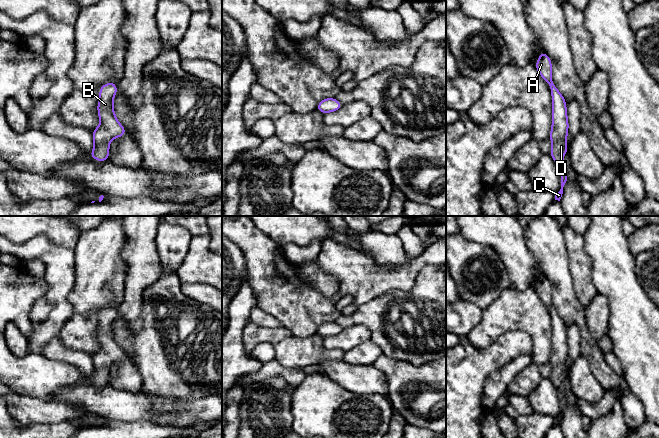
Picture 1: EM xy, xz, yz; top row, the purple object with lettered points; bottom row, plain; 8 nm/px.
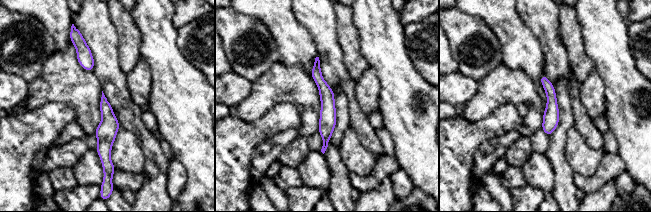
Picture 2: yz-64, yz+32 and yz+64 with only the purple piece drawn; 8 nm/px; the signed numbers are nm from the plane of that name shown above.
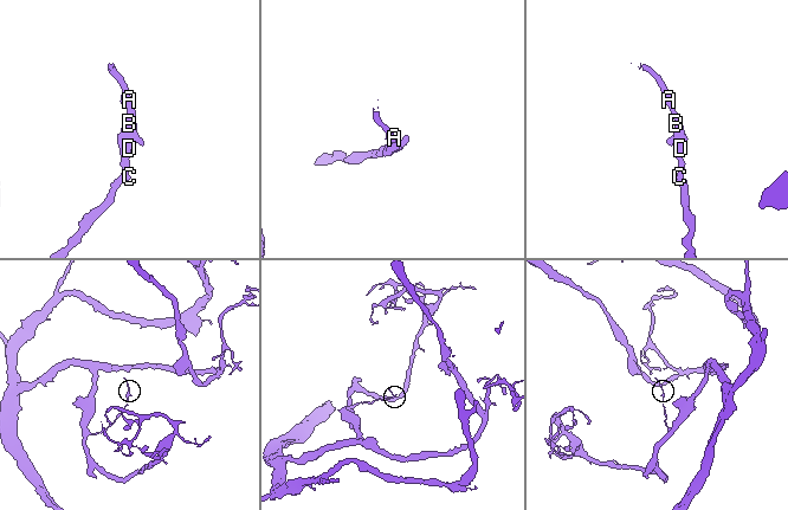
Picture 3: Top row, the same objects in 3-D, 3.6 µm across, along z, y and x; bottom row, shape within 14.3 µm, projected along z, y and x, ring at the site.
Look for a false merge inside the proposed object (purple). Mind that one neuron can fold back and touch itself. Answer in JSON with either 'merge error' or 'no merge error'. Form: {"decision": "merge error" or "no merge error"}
{"decision": "no merge error"}

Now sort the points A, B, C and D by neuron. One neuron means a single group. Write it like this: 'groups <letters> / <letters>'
groups A B C D

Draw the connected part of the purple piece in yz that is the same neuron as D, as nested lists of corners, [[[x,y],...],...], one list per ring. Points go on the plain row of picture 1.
[[[545,275],[540,277],[540,280],[535,288],[535,291],[542,302],[549,308],[552,318],[552,352],[550,356],[550,364],[552,373],[550,380],[558,389],[558,395],[561,400],[561,413],[555,418],[555,424],[560,425],[563,418],[563,411],[567,405],[566,392],[563,387],[563,380],[568,376],[567,358],[568,358],[568,342],[566,325],[562,318],[552,305],[552,287]]]

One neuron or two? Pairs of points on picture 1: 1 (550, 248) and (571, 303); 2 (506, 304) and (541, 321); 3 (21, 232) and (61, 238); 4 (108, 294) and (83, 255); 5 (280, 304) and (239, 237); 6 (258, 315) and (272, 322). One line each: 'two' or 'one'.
1: one
2: one
3: one
4: one
5: one
6: one

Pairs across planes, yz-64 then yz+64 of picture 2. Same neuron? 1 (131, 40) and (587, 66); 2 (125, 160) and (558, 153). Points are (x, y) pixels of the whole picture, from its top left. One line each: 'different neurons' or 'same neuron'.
1: same neuron
2: different neurons

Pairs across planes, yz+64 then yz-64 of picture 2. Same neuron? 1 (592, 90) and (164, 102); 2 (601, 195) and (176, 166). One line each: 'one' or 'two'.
1: two
2: two

